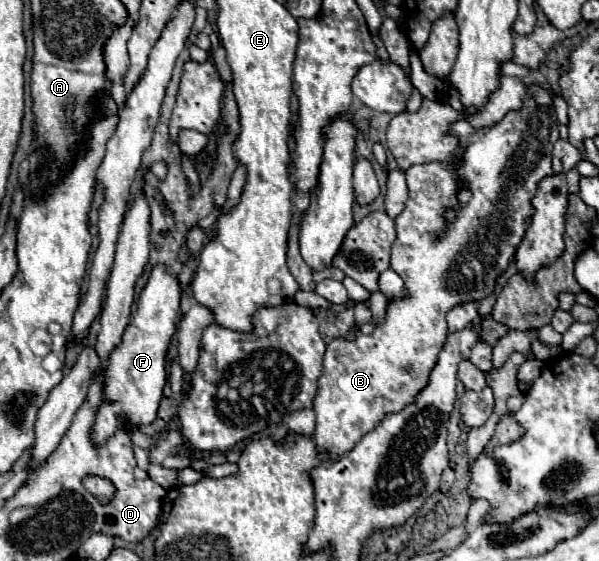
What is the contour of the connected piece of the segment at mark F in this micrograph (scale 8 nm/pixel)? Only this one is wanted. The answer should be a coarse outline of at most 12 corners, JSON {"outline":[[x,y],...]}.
{"outline":[[154,266],[104,370],[92,440],[156,418],[182,288]]}

